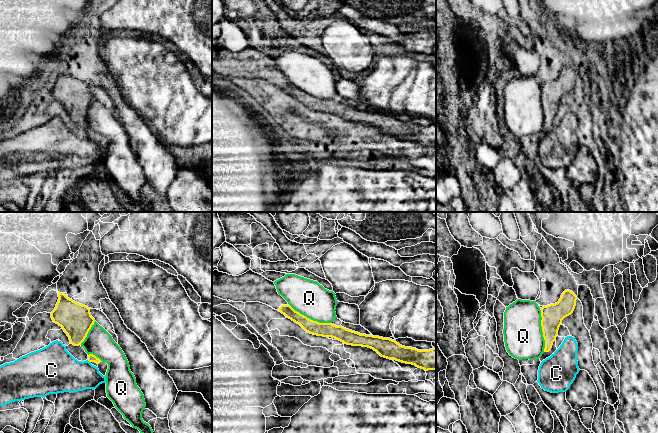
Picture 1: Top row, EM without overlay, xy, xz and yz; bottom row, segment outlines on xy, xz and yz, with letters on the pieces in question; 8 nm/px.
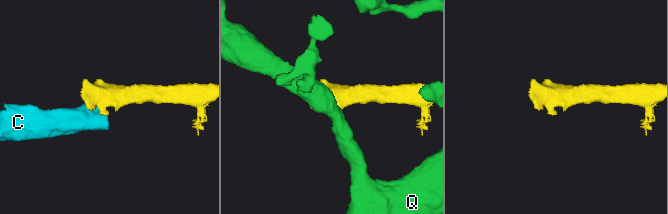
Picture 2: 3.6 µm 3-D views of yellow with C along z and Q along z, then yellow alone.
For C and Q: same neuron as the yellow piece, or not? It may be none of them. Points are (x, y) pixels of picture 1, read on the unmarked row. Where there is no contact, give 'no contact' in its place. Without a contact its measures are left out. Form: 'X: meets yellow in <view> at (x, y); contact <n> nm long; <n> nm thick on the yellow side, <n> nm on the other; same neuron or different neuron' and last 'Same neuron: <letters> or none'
C: meets yellow in xy at (89, 137); contact 40 nm long; 60 nm thick on the yellow side, 320 nm on the other; different neuron
Q: meets yellow in xz at (310, 95); contact 380 nm long; 110 nm thick on the yellow side, 280 nm on the other; different neuron
Same neuron: none

